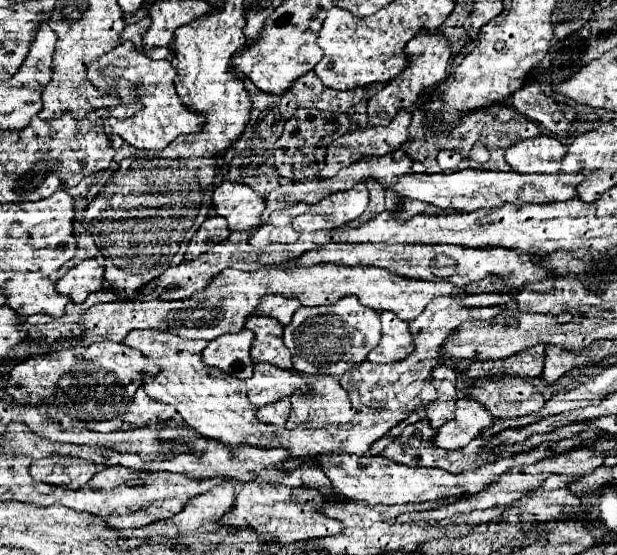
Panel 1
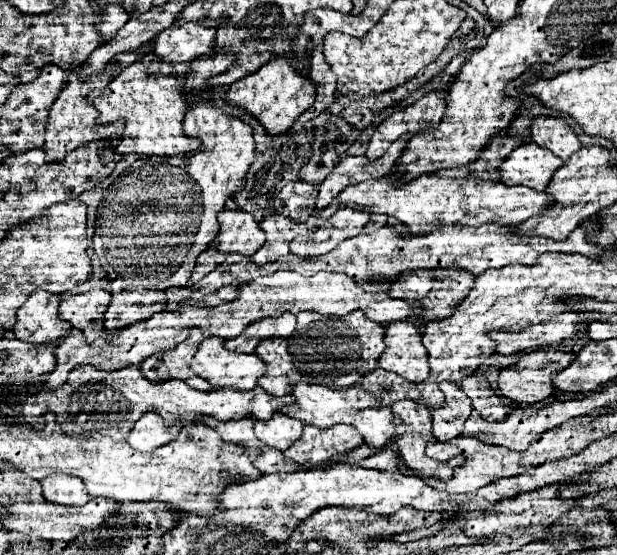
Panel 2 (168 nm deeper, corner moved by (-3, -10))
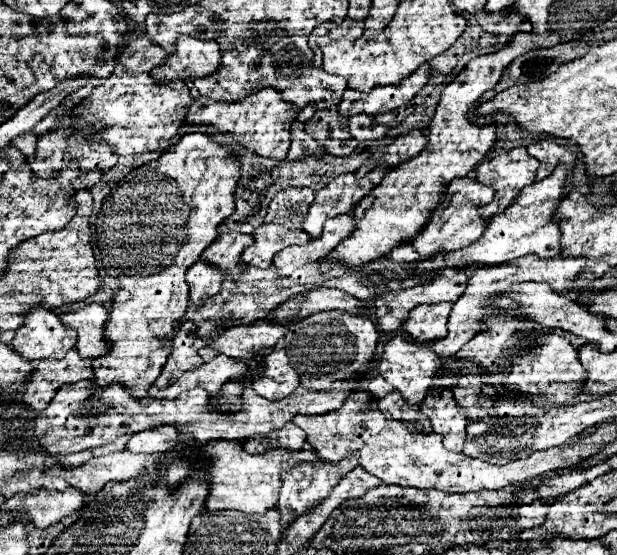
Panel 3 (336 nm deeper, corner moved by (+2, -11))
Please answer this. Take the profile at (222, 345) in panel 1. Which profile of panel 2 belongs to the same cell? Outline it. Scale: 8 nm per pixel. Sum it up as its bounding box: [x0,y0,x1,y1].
[189,337,265,387]

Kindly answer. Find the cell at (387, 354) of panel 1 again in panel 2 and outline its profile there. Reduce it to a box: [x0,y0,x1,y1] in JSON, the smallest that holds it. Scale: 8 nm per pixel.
[379,321,429,383]

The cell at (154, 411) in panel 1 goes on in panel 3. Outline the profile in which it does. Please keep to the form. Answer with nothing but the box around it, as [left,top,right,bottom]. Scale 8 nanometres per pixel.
[126,426,178,452]

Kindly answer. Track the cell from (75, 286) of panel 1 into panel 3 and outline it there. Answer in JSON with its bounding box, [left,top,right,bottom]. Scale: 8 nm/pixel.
[60,302,108,358]

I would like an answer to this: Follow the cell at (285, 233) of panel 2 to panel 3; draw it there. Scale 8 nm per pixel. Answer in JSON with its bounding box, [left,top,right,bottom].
[242,224,310,268]

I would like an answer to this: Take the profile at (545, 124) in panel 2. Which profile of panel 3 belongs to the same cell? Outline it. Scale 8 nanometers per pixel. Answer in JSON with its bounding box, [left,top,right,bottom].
[528,140,576,180]

